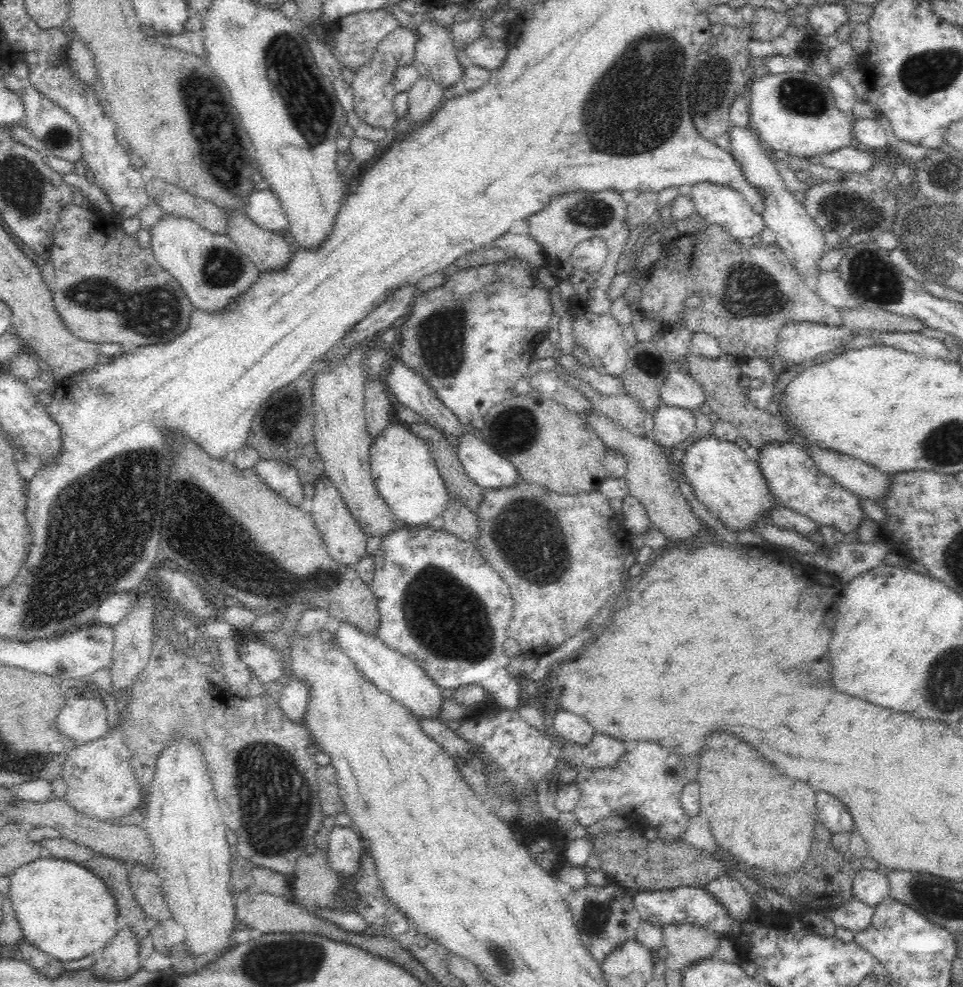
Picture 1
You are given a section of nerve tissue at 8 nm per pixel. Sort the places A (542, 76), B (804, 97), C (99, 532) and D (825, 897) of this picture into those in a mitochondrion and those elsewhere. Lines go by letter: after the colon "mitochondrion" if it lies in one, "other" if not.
A: other
B: mitochondrion
C: mitochondrion
D: other

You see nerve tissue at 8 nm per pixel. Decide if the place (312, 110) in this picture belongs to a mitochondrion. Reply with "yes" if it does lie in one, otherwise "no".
yes

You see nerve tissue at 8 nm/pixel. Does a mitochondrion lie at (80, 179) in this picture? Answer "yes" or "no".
no

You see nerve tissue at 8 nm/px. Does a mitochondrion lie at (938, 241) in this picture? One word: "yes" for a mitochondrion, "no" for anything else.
yes

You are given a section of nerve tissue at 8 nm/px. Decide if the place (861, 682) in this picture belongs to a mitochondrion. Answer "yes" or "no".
no

